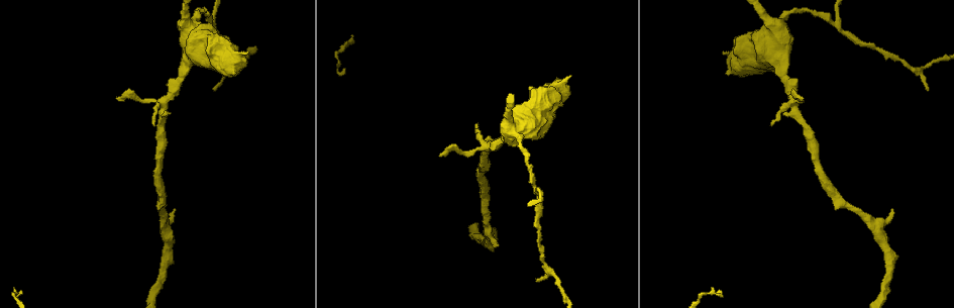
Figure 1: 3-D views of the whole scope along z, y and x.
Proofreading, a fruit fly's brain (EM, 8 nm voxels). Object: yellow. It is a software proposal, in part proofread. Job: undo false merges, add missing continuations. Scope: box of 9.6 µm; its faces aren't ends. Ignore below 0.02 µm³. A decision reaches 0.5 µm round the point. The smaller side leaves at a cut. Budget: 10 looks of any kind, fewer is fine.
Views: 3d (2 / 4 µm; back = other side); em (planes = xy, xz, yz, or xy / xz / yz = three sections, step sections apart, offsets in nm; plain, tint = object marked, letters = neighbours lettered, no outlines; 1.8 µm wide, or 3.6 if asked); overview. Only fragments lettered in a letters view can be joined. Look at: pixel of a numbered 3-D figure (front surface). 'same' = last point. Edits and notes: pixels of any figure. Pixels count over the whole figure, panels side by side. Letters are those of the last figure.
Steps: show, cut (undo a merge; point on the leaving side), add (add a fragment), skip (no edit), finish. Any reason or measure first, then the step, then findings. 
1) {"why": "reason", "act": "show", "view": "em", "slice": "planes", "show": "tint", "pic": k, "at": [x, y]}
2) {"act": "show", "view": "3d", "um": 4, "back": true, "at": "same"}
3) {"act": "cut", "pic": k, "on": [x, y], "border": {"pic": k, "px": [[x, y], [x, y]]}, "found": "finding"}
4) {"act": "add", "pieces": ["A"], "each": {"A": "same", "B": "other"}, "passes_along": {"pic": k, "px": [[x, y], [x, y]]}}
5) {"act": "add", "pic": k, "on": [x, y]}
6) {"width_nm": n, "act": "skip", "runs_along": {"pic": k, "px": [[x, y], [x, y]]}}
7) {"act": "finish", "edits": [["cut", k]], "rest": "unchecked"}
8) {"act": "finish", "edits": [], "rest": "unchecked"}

{"why": "two arms in line, one across", "act": "show", "view": "em", "slice": "planes", "show": "letters", "pic": 1, "at": [531, 180]}

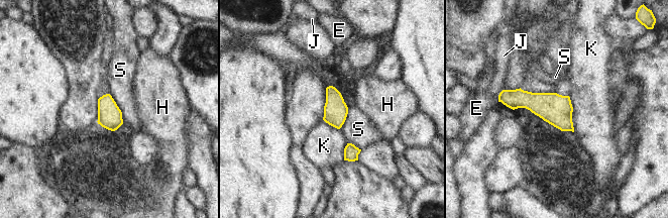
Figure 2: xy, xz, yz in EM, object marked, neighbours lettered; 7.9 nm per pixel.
{"act": "skip", "each": {"E": "other", "H": "other", "J": "other", "K": "other", "S": "other"}, "border": {"pic": 2, "px": [[568, 96], [572, 107], [574, 131]]}, "found": "all the same cell"}

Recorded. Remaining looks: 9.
{"why": "free end", "act": "show", "view": "em", "slice": "planes", "show": "tint", "pic": 1, "at": [439, 157]}

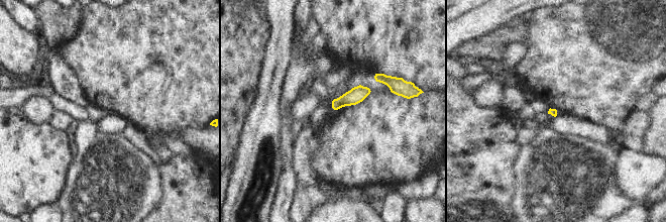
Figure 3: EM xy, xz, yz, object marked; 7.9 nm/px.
{"act": "show", "view": "em", "slice": "planes", "show": "letters", "at": "same"}

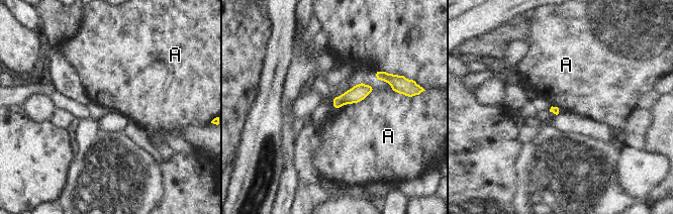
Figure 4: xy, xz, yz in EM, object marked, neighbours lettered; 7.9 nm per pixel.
{"act": "skip", "each": {"A": "other"}, "border": {"pic": 4, "px": [[372, 89], [363, 99], [338, 108]]}, "found": "no lettered fragment goes on from it"}

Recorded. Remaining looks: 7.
{"why": "branch stops here", "act": "show", "view": "3d", "um": 4, "pic": 1, "at": [893, 209]}

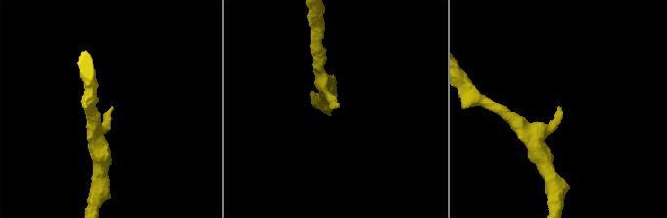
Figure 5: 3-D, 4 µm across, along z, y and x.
{"why": "now the EM", "act": "show", "view": "em", "slice": "planes", "show": "letters", "pic": 5, "at": [337, 105]}

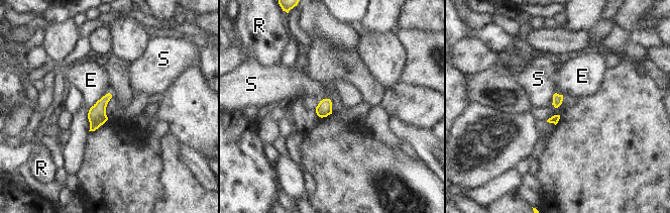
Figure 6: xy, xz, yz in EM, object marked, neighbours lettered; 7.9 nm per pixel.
{"act": "skip", "each": {"E": "other", "R": "other", "S": "other"}, "found": "no lettered fragment goes on from it"}

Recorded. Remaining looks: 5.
{"act": "show", "view": "3d", "um": 2, "pic": 1, "at": [724, 53]}

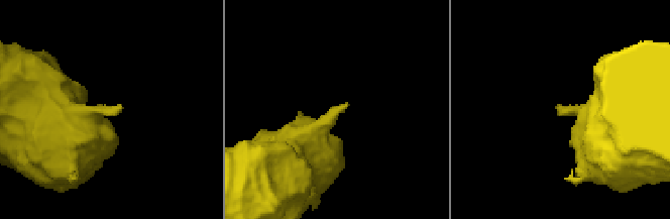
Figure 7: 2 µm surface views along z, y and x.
{"why": "need the tissue", "act": "show", "view": "em", "slice": "planes", "show": "letters", "pic": 7, "at": [122, 107]}

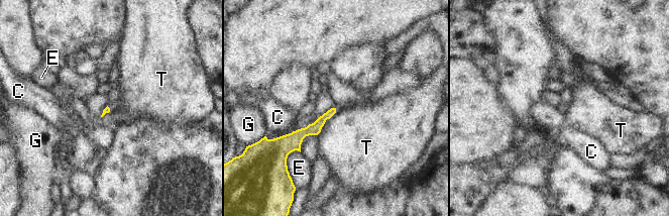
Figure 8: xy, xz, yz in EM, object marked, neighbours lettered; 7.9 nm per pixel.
{"longest_contact_nm": ["E", 130], "act": "skip", "each": {"C": "other", "E": "other", "G": "other", "T": "other"}, "border": {"pic": 8, "px": [[332, 115], [323, 125]]}, "found": "none of them fits"}

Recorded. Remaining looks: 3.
{"act": "finish", "edits": [], "rest": "unchecked"}

